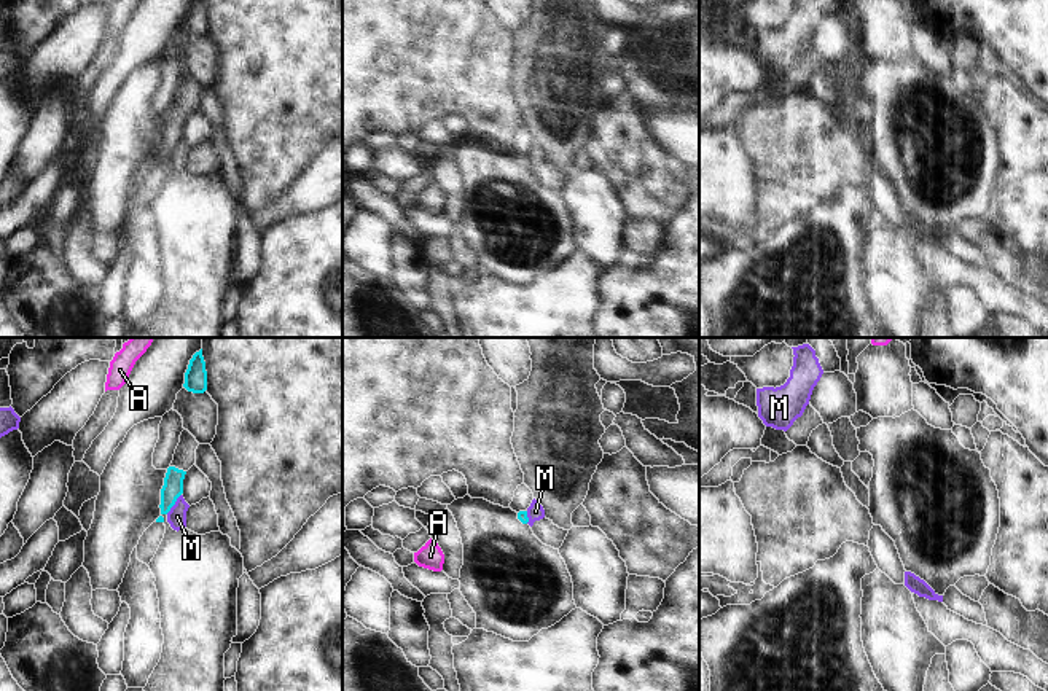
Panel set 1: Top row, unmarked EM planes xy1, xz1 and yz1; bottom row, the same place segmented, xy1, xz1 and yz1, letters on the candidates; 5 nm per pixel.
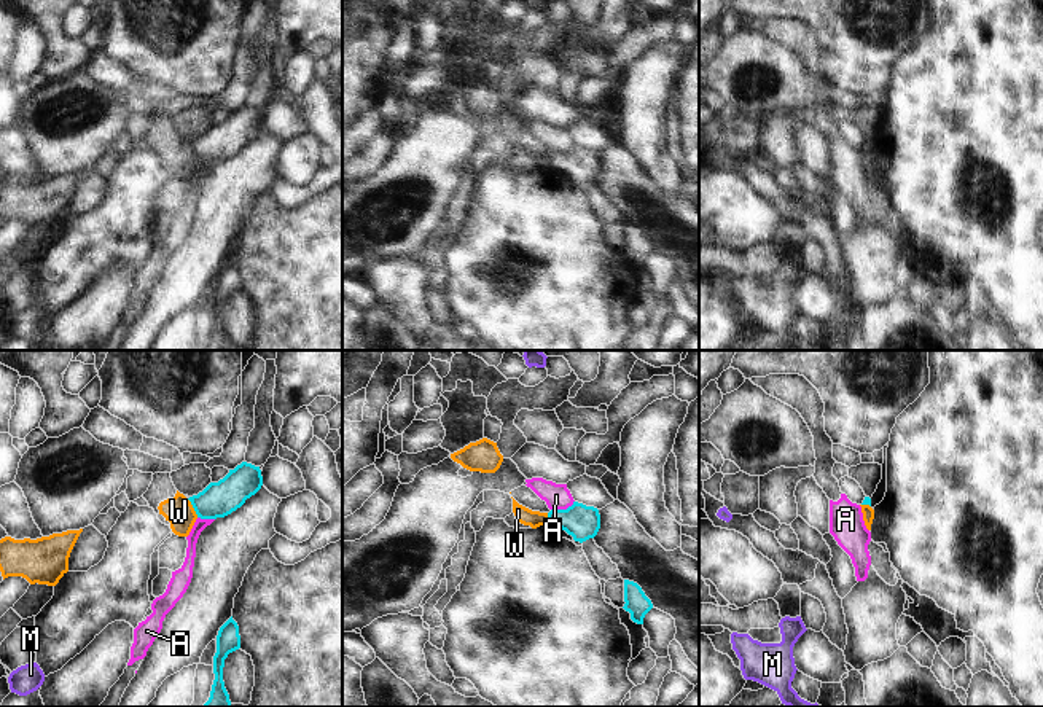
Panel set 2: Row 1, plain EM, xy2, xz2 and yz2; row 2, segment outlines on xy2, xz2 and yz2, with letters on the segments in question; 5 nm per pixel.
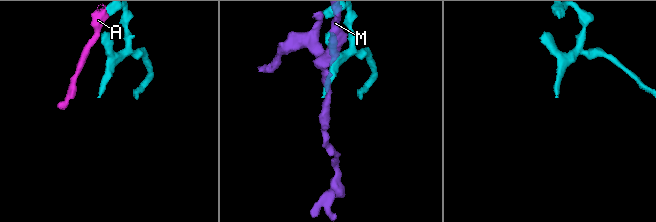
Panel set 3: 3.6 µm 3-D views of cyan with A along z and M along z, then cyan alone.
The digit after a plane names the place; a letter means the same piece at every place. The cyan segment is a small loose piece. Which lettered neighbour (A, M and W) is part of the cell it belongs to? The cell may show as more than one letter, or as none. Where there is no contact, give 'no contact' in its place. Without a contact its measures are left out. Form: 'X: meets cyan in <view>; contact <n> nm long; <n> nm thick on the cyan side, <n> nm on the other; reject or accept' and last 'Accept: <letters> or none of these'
A: meets cyan in xz2; contact 130 nm long; 170 nm thick on the cyan side, 130 nm on the other; reject
M: meets cyan in xy1; contact 130 nm long; 100 nm thick on the cyan side, 100 nm on the other; reject
W: meets cyan in xy2; contact 110 nm long; 180 nm thick on the cyan side, 150 nm on the other; reject
Accept: none of these

